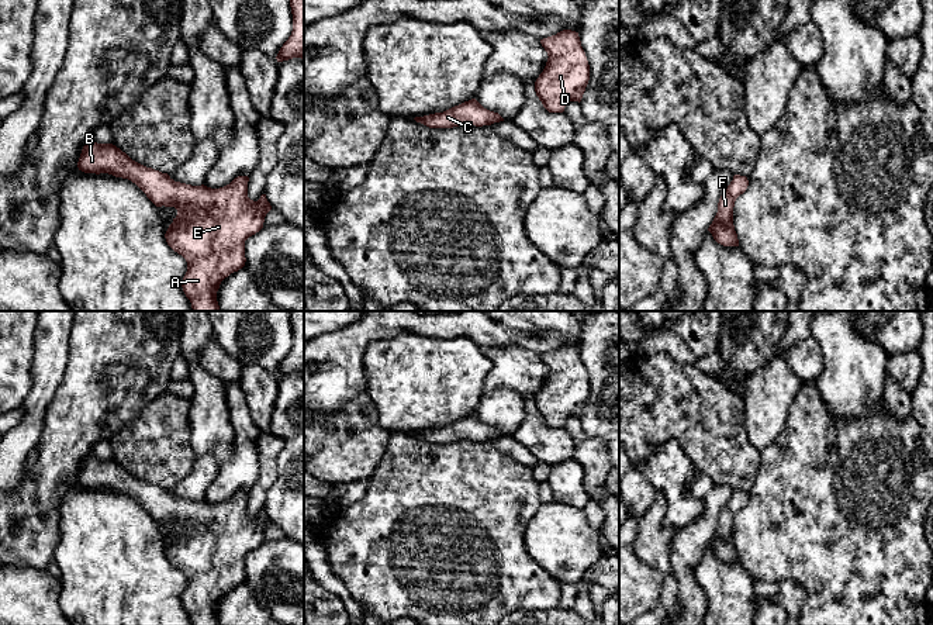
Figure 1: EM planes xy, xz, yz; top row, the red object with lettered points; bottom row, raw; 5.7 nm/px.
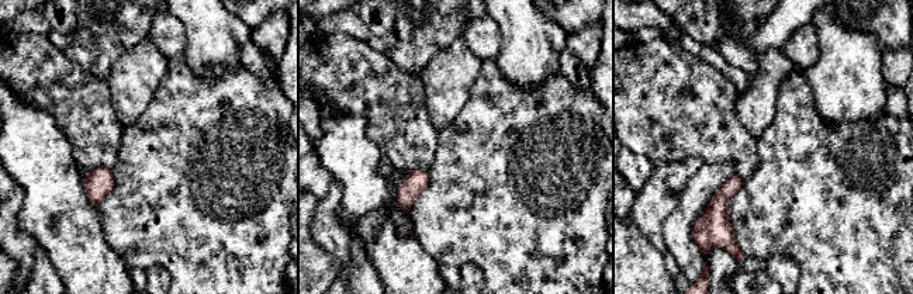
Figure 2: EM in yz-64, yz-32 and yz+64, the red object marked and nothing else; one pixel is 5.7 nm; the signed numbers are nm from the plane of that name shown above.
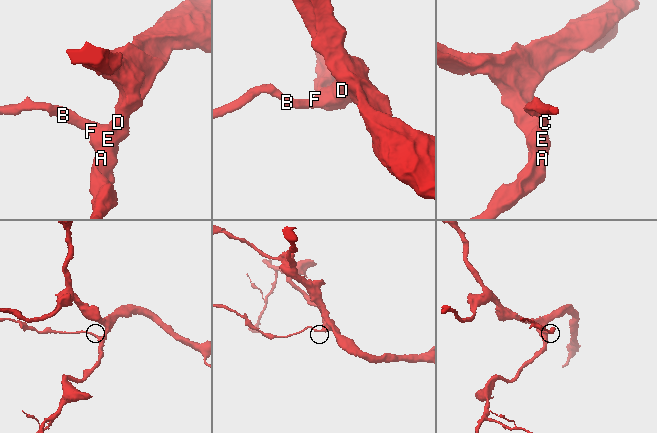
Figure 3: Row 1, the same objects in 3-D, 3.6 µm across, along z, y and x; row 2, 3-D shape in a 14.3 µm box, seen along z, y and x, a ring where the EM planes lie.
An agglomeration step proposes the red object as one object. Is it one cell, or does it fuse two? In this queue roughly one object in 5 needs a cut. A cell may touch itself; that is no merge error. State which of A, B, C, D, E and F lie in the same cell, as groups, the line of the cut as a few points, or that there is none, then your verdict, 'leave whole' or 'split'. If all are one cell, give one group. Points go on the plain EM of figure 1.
A B C D E F; no cut; leave whole

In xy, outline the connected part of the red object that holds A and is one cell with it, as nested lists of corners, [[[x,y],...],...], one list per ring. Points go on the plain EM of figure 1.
[[[91,453],[84,459],[79,477],[84,488],[108,488],[135,498],[156,522],[174,522],[177,531],[165,553],[167,560],[187,577],[182,602],[193,625],[220,625],[217,607],[221,597],[245,581],[245,556],[263,543],[265,532],[272,525],[266,510],[258,517],[248,512],[248,491],[238,491],[229,500],[211,504],[174,497],[167,488],[146,483],[132,476],[113,459],[97,459]]]

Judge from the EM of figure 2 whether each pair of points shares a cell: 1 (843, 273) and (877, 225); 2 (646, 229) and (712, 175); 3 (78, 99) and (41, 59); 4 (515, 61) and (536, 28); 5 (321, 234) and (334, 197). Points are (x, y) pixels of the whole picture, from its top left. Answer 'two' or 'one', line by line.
1: one
2: two
3: one
4: one
5: one

